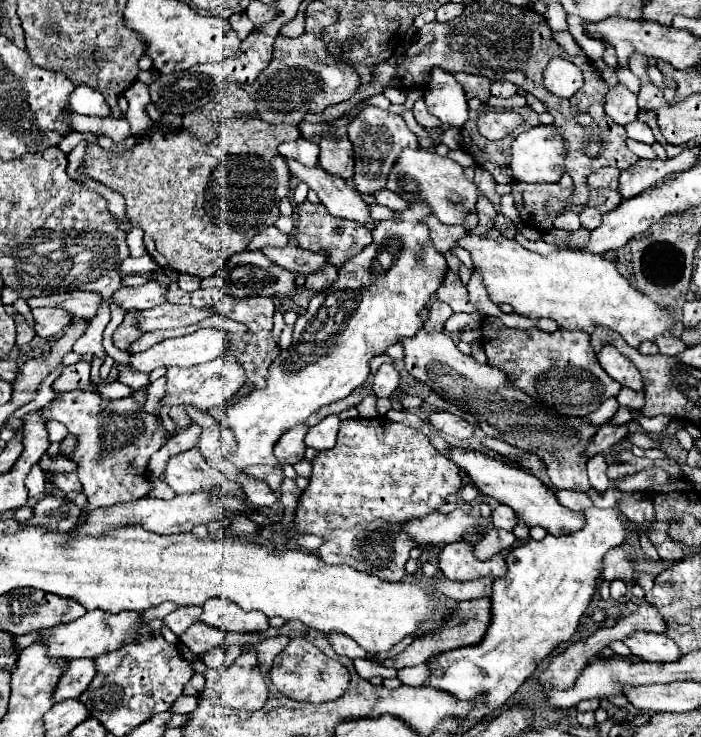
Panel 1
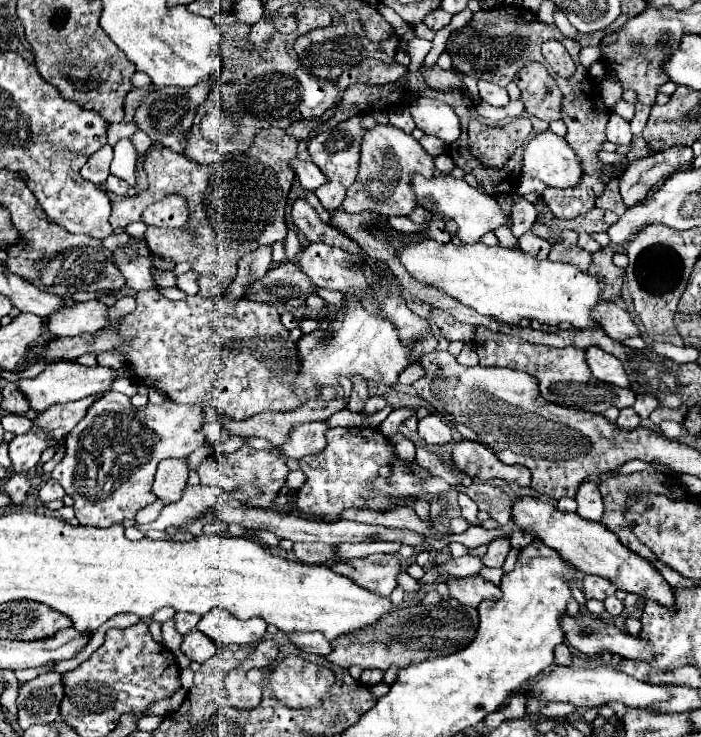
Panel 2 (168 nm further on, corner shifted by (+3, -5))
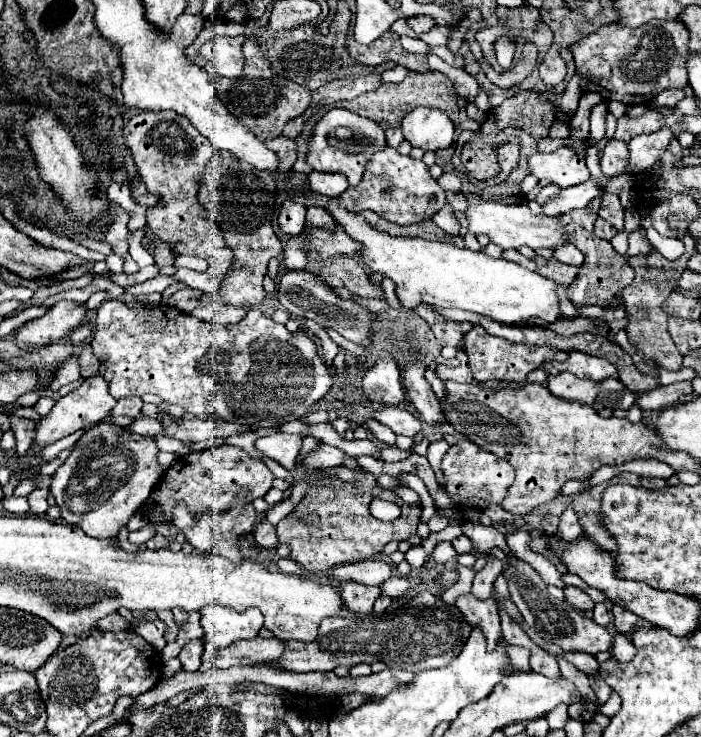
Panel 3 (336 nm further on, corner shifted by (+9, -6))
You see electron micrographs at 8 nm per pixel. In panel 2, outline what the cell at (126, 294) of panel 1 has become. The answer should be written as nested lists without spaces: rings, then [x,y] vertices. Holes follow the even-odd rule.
[[[99,300],[79,302],[61,312],[51,314],[47,320],[49,332],[55,336],[75,336],[83,332],[95,332],[109,322],[109,306]]]

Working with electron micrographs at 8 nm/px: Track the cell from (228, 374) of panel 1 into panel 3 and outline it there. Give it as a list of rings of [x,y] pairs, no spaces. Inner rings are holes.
[[[101,423],[101,425],[85,431],[85,435],[77,441],[77,449],[51,477],[51,495],[57,499],[57,505],[61,507],[61,517],[69,525],[81,527],[89,537],[117,539],[119,529],[131,519],[131,515],[135,515],[139,511],[139,507],[149,497],[151,487],[155,487],[155,483],[161,479],[163,469],[161,469],[161,465],[155,465],[157,451],[159,449],[151,437],[127,435],[117,425]]]

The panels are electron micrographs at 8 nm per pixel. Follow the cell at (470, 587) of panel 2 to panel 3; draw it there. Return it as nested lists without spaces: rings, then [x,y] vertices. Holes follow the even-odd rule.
[[[463,595],[457,599],[457,609],[463,613],[465,621],[471,627],[479,627],[483,631],[483,635],[487,639],[487,649],[493,651],[497,647],[499,639],[503,639],[495,601],[493,599],[481,601],[473,595]]]

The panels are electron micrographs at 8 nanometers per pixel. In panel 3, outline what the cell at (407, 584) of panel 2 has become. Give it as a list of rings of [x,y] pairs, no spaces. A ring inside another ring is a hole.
[[[367,559],[359,563],[347,563],[339,565],[327,571],[327,579],[351,579],[357,583],[367,583],[367,585],[381,585],[391,577],[391,567],[381,561],[381,559]]]

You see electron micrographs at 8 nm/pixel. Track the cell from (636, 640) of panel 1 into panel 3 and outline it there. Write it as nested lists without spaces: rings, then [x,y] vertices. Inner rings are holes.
[[[509,561],[509,567],[503,571],[505,581],[509,583],[511,591],[511,601],[517,605],[521,611],[525,623],[535,629],[545,641],[551,641],[559,645],[563,651],[573,651],[573,653],[591,653],[597,655],[599,651],[609,651],[611,649],[611,635],[607,633],[605,627],[599,627],[591,619],[585,619],[575,607],[571,607],[567,601],[551,599],[547,593],[547,585],[543,583],[541,575],[525,561]]]

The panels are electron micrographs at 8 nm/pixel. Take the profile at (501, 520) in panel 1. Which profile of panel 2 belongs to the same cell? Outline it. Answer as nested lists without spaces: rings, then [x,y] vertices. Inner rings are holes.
[[[499,536],[499,538],[491,540],[487,544],[487,554],[483,556],[485,566],[489,566],[489,568],[501,568],[503,562],[505,562],[505,558],[507,558],[509,548],[511,548],[511,544],[509,544],[507,536]]]

